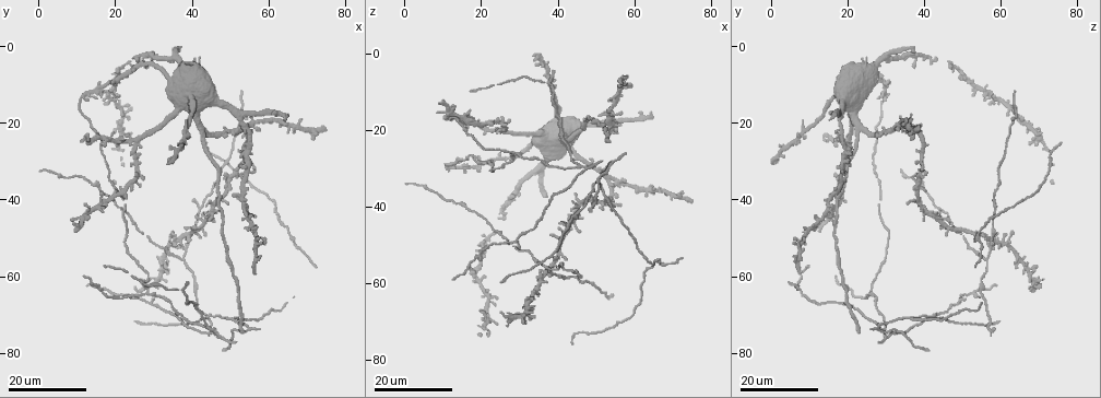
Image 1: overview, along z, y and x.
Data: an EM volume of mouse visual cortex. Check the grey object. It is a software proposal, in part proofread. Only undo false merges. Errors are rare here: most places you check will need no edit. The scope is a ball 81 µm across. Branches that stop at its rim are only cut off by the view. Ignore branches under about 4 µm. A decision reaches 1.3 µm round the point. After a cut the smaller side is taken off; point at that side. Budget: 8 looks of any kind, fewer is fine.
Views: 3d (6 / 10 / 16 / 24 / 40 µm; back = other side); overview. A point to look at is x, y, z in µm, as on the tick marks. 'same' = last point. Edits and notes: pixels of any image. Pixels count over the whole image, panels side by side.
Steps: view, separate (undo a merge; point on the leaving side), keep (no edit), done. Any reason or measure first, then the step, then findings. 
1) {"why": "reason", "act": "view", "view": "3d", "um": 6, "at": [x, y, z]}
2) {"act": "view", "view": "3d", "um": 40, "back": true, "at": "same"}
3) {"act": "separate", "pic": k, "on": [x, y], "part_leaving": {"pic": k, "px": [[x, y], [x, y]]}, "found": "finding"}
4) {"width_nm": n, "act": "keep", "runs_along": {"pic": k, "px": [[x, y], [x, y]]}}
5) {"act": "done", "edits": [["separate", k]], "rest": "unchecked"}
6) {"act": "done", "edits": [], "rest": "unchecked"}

{"why": "arms part here", "act": "view", "view": "3d", "um": 24, "at": [28.5, 64.0, 26.0]}

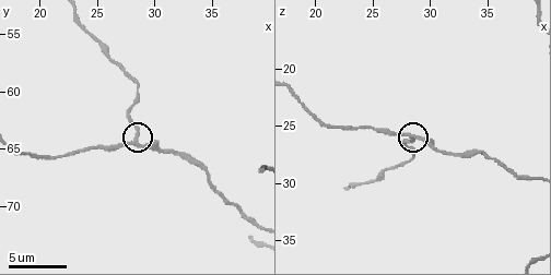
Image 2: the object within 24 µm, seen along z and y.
{"act": "view", "view": "3d", "um": 6, "at": [28.2, 64.4, 26.0]}

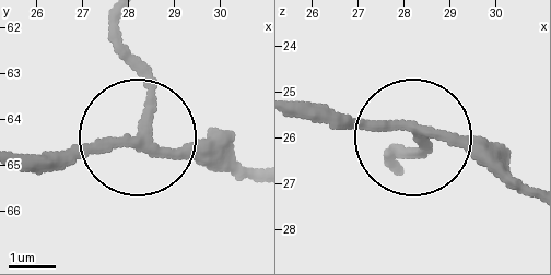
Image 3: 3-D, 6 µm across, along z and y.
{"arms": 3, "act": "keep", "found": "continuous, no second cell"}

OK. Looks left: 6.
{"why": "side arm on a straight run", "act": "view", "view": "3d", "um": 24, "at": [50.0, 71.0, 33.5]}

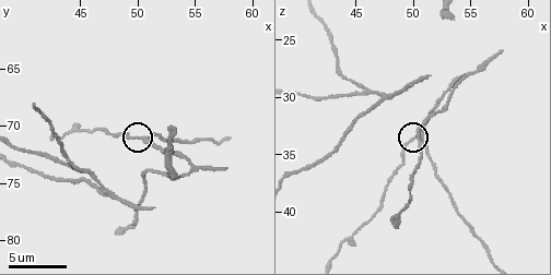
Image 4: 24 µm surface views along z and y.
{"why": "zoom in", "act": "view", "view": "3d", "um": 10, "at": "same"}

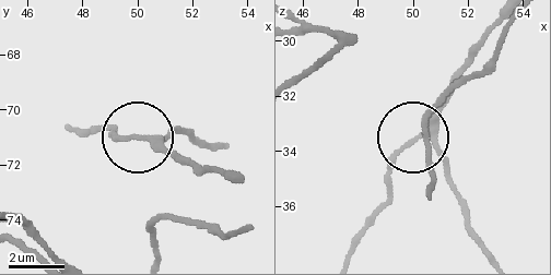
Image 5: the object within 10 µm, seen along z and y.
{"act": "view", "view": "3d", "um": 10, "back": true, "at": "same"}

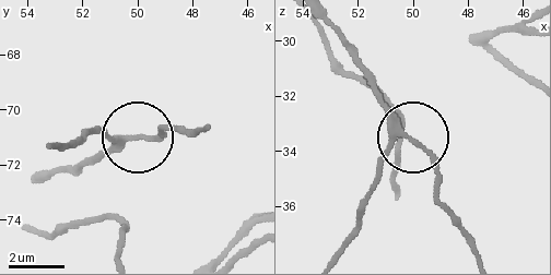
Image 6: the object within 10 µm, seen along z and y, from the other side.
{"act": "keep", "found": "all the same cell"}

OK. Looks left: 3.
{"why": "a fork", "act": "view", "view": "3d", "um": 6, "at": [45.6, 74.0, 29.0]}

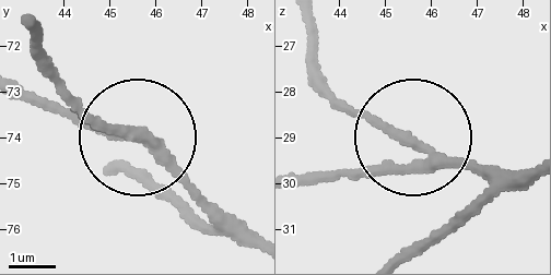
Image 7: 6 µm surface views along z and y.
{"width_nm": 240, "act": "keep", "runs_along": {"pic": 7, "px": [[24, 85], [138, 136], [106, 124], [39, 58]]}, "found": "all the same cell"}

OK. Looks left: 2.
{"why": "branch point", "act": "view", "view": "3d", "um": 24, "at": [36.5, 51.0, 57.5]}

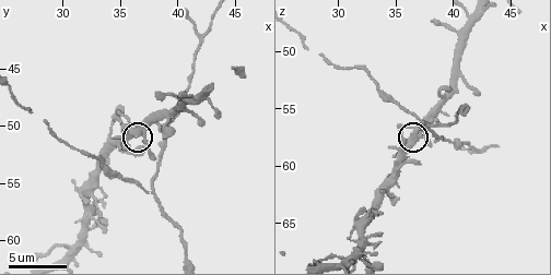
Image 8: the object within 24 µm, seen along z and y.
{"act": "view", "view": "3d", "um": 10, "at": "same"}

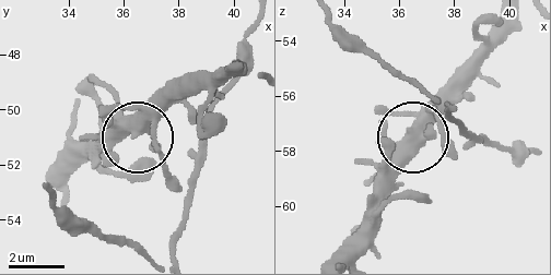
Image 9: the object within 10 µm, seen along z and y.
{"width_nm": 360, "act": "keep", "found": "one cell here"}

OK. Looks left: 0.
{"act": "done", "edits": [], "rest": "unchecked"}

